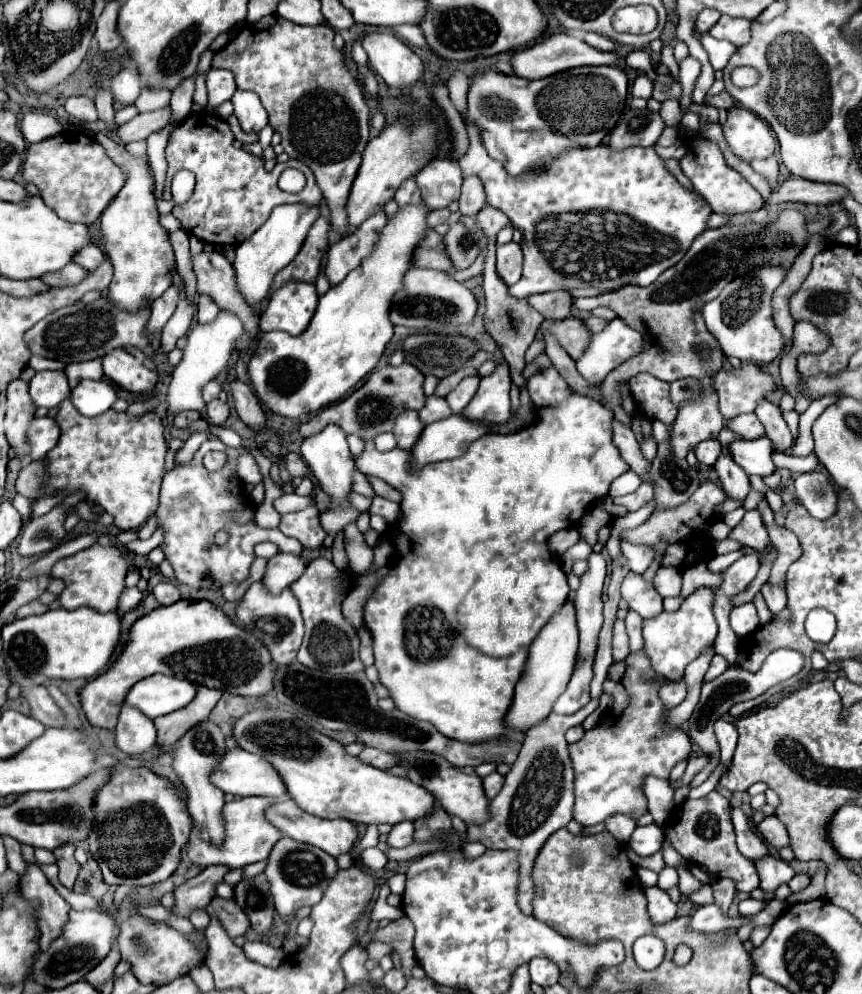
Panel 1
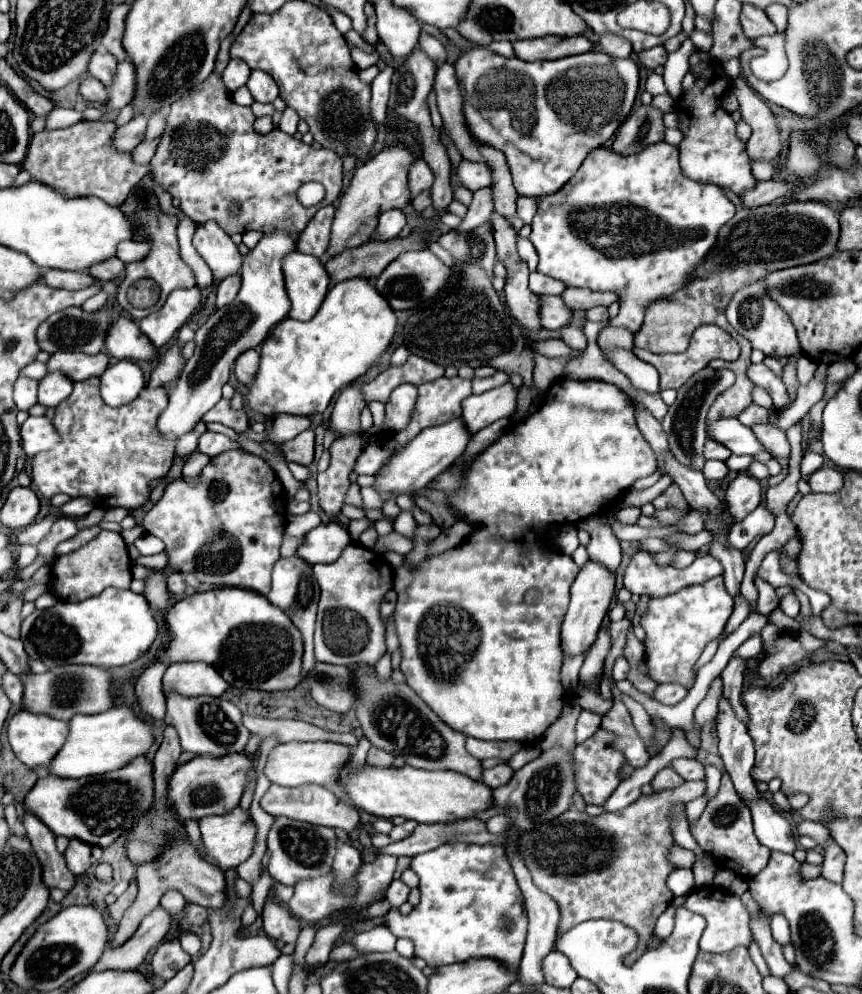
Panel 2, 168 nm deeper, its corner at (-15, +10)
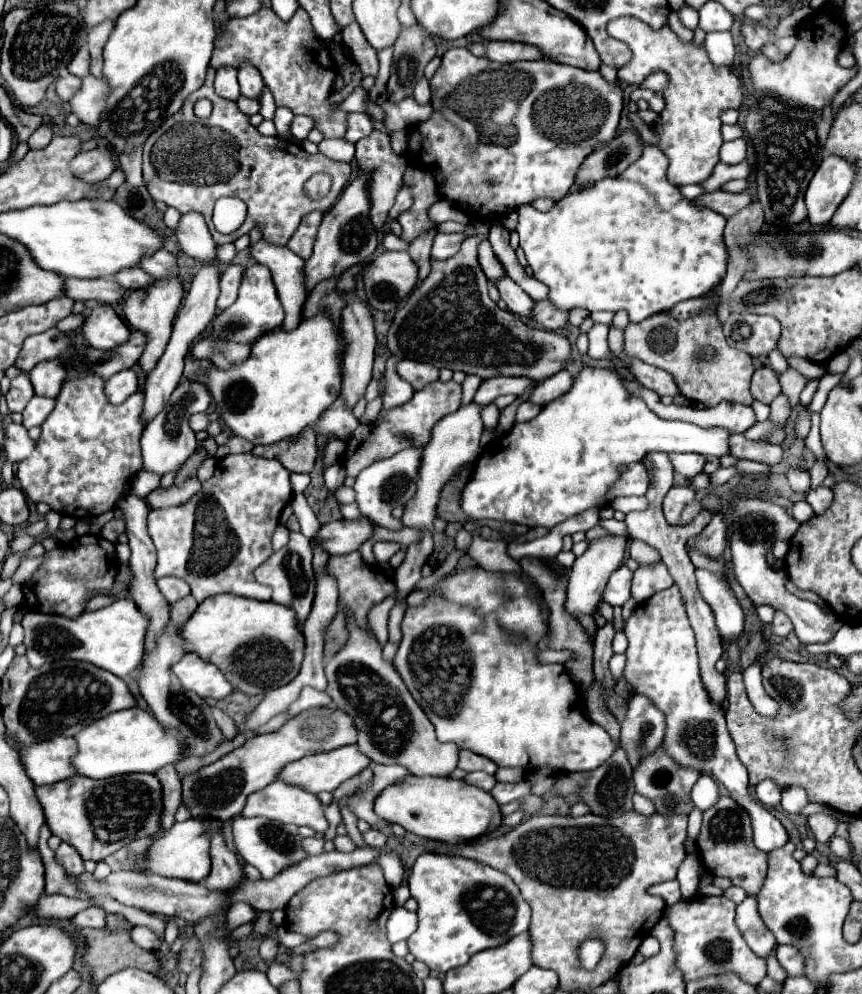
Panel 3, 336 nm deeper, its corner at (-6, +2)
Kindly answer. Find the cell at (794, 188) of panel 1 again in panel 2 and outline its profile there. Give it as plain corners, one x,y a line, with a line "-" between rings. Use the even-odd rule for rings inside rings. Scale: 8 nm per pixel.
769,180
769,182
757,182
757,186
751,192
745,192
741,198
743,198
743,206
745,208
753,208
753,206
771,204
775,198
789,196
793,192
795,192
795,186
793,184

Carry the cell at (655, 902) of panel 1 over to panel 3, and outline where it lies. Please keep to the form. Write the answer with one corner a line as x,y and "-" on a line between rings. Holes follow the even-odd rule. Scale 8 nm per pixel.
648,936
644,942
642,942
642,946
640,946
640,954
644,956
644,958
650,958
650,956
654,956
656,952
658,952
658,948
660,948
660,944
658,944
658,940
656,938
652,938
652,936

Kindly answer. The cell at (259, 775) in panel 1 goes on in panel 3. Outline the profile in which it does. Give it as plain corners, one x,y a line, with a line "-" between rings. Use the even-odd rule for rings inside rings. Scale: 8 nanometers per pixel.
344,746
344,748
330,750
330,752
306,756
302,760
296,760
296,762
288,764
282,770
282,774
280,774
280,780
284,780
286,784
294,784
294,786
306,788
312,794
318,794
318,792
334,792
344,780
356,776
356,772
362,772
370,764
372,764
370,758
366,754
362,754
362,752
358,752
356,746

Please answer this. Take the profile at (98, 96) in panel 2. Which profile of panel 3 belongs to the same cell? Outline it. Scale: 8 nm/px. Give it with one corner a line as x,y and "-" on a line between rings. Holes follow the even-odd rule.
72,74
60,76
60,78
56,80
56,94
58,94
58,98
64,100
64,102
68,102
68,100
72,98
72,94
78,92
80,84
82,84
82,82
80,82
78,76
72,76

